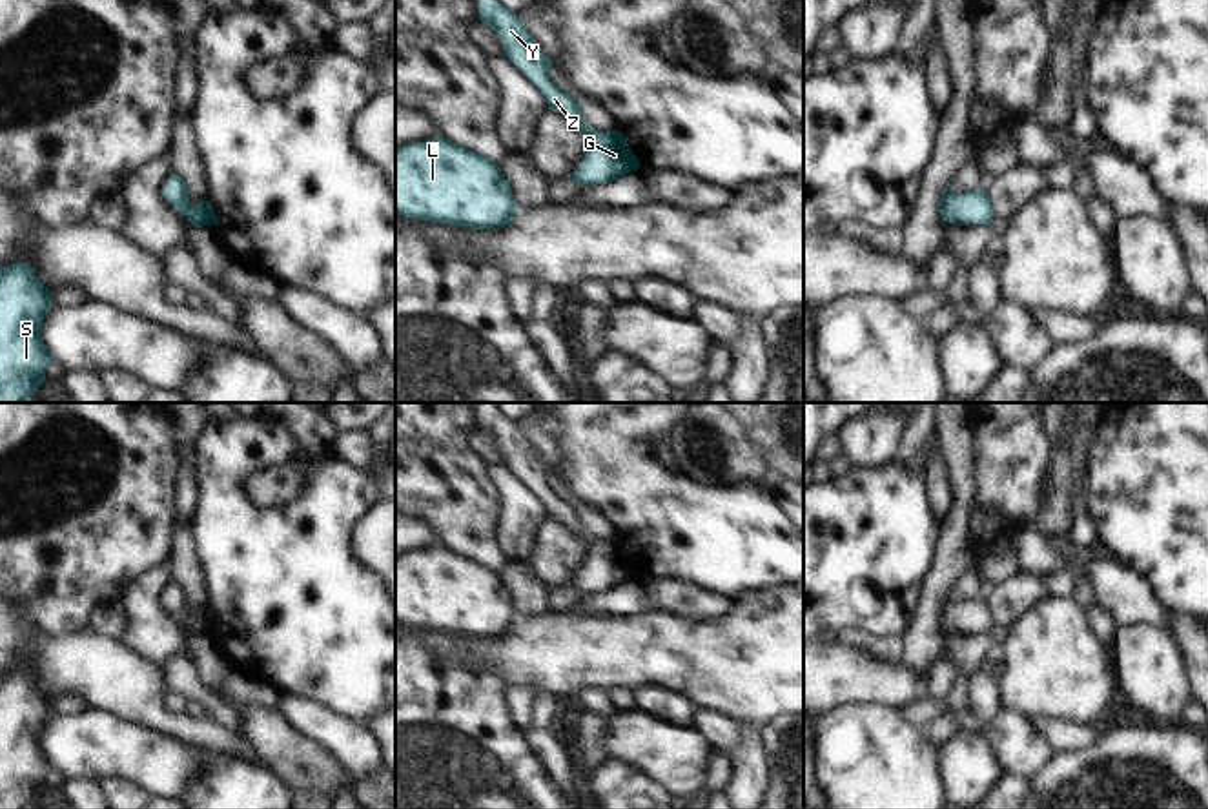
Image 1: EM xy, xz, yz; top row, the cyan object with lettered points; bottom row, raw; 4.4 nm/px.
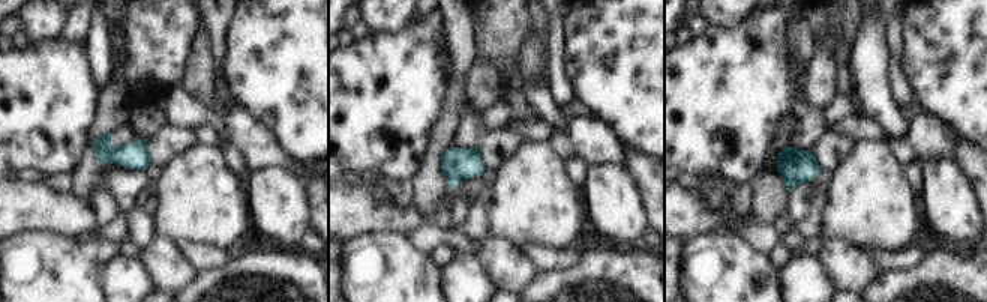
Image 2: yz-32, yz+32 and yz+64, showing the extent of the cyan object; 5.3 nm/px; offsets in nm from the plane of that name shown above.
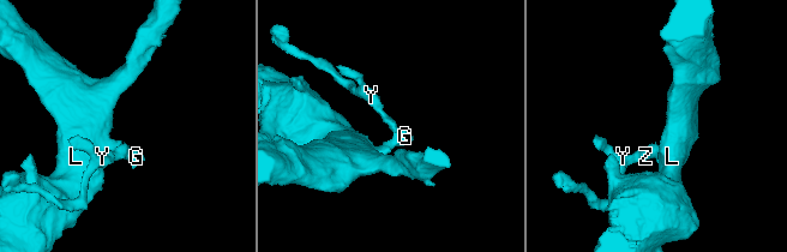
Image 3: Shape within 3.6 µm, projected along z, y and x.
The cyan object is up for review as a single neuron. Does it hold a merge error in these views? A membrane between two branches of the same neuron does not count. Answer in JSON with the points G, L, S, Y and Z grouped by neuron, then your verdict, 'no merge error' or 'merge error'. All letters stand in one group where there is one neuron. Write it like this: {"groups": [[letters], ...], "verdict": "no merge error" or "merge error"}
{"groups": [["G", "L", "S"], ["Y", "Z"]], "verdict": "merge error"}

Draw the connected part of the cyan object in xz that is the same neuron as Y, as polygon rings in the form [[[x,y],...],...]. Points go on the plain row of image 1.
[[[476,403],[476,410],[479,414],[479,430],[497,441],[505,454],[505,465],[508,465],[523,483],[541,497],[548,517],[570,525],[589,545],[594,545],[598,538],[585,530],[581,510],[554,492],[548,483],[552,468],[541,461],[516,419],[505,415],[497,403]]]

